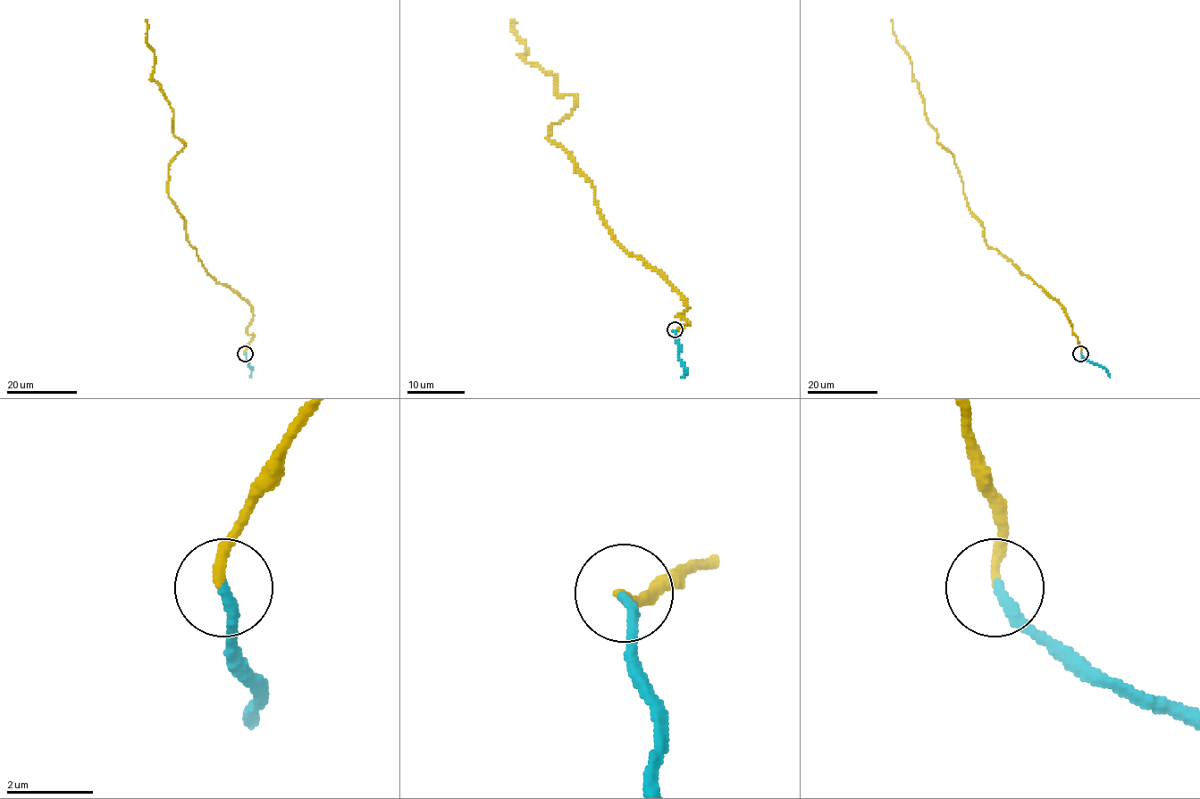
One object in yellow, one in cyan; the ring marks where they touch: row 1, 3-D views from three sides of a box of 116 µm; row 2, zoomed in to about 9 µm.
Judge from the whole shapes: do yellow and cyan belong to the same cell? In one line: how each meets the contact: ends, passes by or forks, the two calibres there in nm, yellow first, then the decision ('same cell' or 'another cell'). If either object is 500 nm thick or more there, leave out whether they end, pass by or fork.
yellow ends there; cyan ends there; 220 nm thick on the yellow side, 260 nm on the other; same cell

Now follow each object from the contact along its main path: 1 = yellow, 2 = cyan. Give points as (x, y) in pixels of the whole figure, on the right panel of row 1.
1: (1081, 353), (1062, 307), (986, 244), (954, 156), (937, 142), (928, 122), (891, 20)
2: (1081, 353), (1104, 369), (1109, 378)

